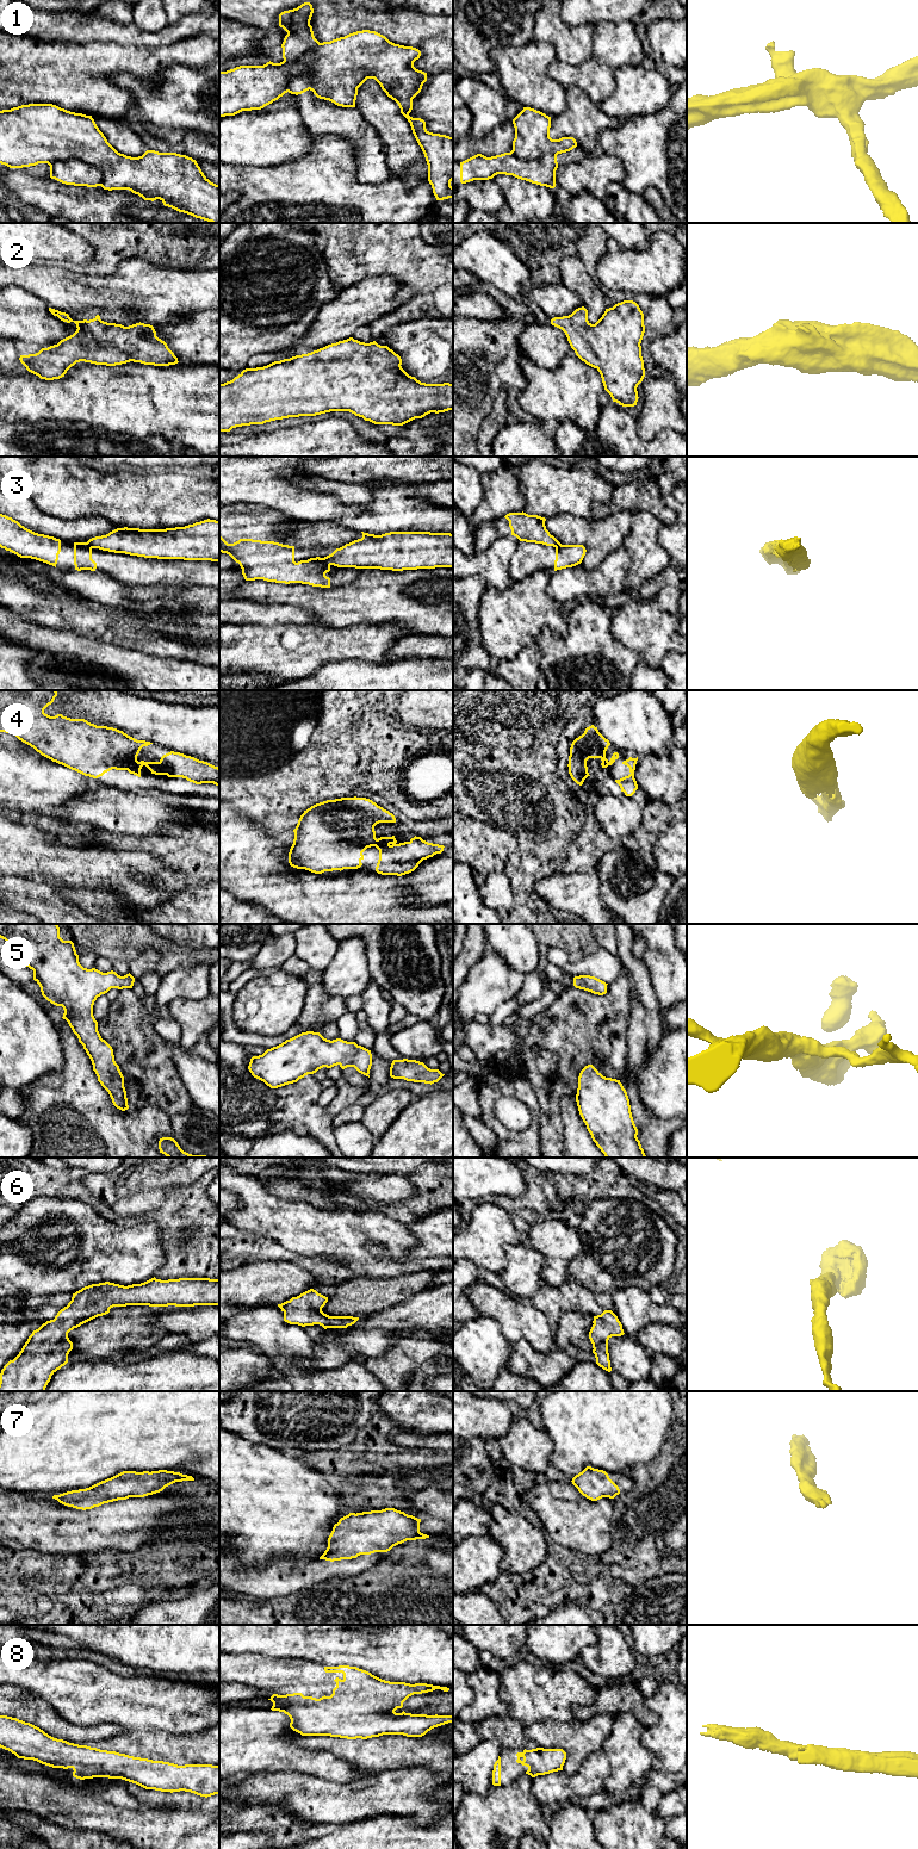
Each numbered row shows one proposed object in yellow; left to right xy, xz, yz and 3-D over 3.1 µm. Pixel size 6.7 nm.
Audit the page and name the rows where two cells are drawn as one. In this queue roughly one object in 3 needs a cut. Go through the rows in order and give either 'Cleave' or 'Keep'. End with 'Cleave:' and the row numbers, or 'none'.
1: Cleave
2: Keep
3: Cleave
4: Keep
5: Keep
6: Keep
7: Keep
8: Keep
Cleave: 1, 3

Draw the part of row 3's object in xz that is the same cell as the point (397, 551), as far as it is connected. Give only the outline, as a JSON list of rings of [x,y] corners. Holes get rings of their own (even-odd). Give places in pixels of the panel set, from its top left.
[[[390,532],[382,535],[362,533],[362,538],[336,548],[324,563],[337,567],[417,570],[453,567],[453,534],[430,532]]]

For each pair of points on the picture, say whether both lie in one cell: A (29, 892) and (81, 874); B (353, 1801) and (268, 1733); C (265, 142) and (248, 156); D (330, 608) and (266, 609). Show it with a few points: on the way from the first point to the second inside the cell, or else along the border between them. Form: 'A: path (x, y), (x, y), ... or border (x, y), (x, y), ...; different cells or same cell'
A: border (24, 878), (49, 882), (55, 887); different cells
B: border (297, 1772), (306, 1772), (340, 1782), (352, 1782); different cells
C: path (261, 143), (252, 153); same cell
D: border (278, 602), (305, 607), (324, 625); different cells

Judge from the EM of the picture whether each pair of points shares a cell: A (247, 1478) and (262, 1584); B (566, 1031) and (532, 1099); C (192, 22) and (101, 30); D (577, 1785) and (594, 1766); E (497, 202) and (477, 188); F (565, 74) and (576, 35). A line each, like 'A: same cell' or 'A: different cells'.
A: different cells
B: different cells
C: same cell
D: same cell
E: same cell
F: different cells

